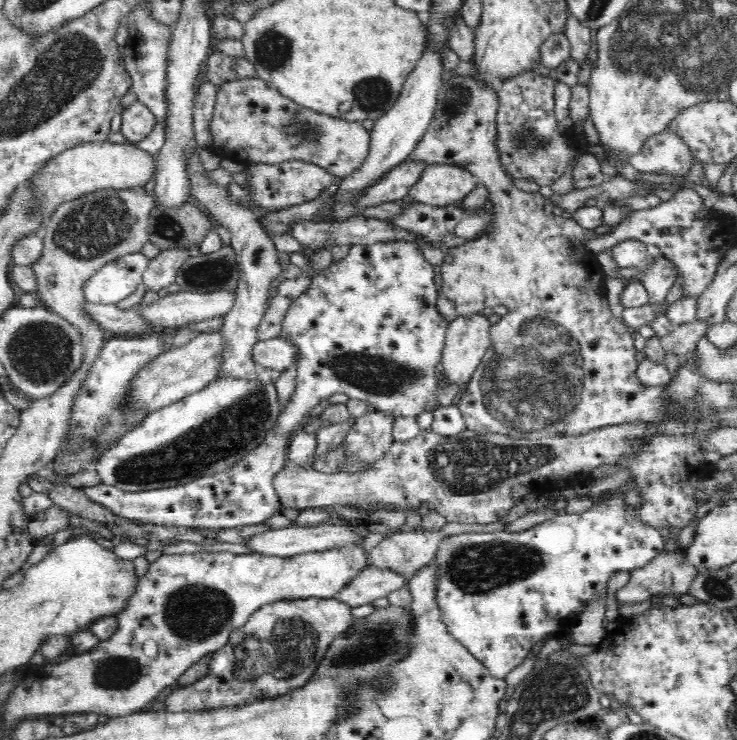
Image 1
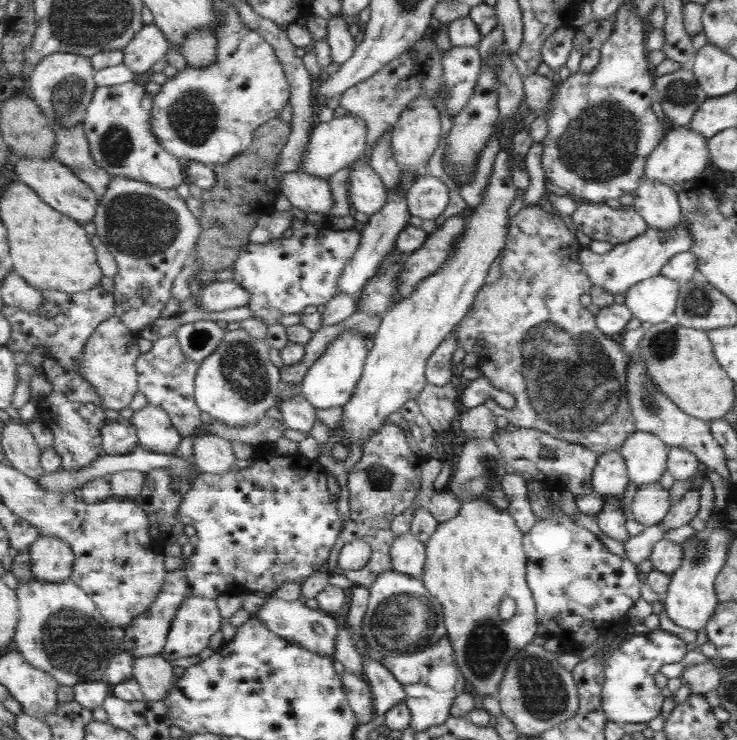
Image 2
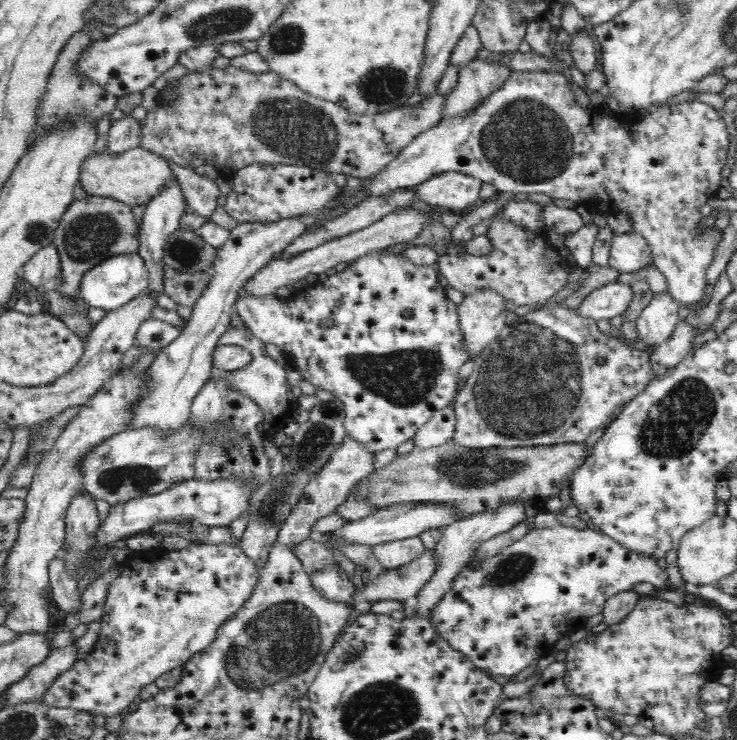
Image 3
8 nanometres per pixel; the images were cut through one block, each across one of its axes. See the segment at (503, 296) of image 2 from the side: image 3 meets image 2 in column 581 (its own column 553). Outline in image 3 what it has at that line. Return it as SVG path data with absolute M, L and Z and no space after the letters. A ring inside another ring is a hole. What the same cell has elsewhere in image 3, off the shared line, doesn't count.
M494 216L489 224L486 234L492 239L494 252L492 256L478 256L459 258L454 254L442 255L440 261L440 274L446 277L447 284L462 291L465 295L479 288L492 287L502 293L512 307L525 304L543 304L547 298L554 296L563 288L568 278L569 269L566 264L558 271L548 271L544 267L545 246L550 245L544 232L530 234L511 222ZM546 305L537 311L519 316L511 325L503 325L499 337L488 344L474 359L473 373L464 381L452 408L457 418L452 443L466 450L484 450L484 448L528 448L532 446L554 446L554 444L583 443L592 432L598 430L602 424L608 422L617 406L628 404L632 398L640 394L651 382L650 352L637 350L626 342L608 336L597 327L596 320L582 318L577 315L575 308L562 308L557 305Z

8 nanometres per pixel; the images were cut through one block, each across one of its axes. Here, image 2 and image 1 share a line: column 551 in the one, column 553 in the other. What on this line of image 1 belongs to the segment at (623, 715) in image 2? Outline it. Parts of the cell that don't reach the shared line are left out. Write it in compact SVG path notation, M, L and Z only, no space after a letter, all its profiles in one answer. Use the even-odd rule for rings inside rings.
M609 493L603 495L609 500L605 505L592 506L589 511L582 514L556 514L556 516L551 519L536 524L532 528L522 532L506 532L502 530L492 533L462 533L445 537L441 541L436 557L438 573L440 573L436 599L438 599L442 612L443 622L446 624L450 635L452 635L458 643L462 644L481 664L484 664L484 667L488 668L488 671L495 678L506 679L506 676L508 676L512 670L518 668L518 666L528 658L532 647L537 645L538 642L545 642L554 636L559 638L566 627L576 618L580 617L580 614L583 614L585 610L589 608L589 605L593 604L592 600L596 600L596 598L608 594L607 586L610 584L610 578L612 578L616 572L622 572L622 570L632 572L632 570L644 568L644 566L650 564L656 556L662 554L664 550L664 540L659 530L631 518L631 516L629 516L631 507L624 505L620 497L616 497L616 495L613 496Z

